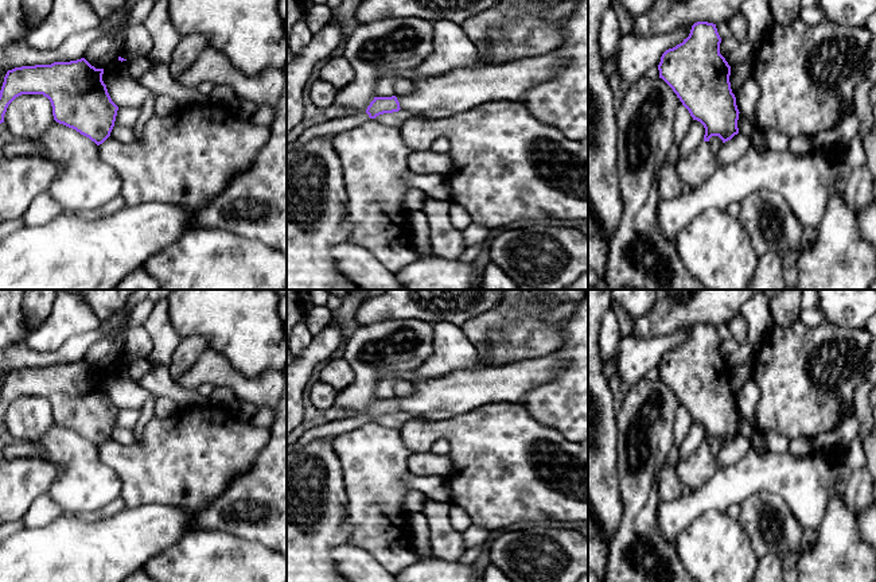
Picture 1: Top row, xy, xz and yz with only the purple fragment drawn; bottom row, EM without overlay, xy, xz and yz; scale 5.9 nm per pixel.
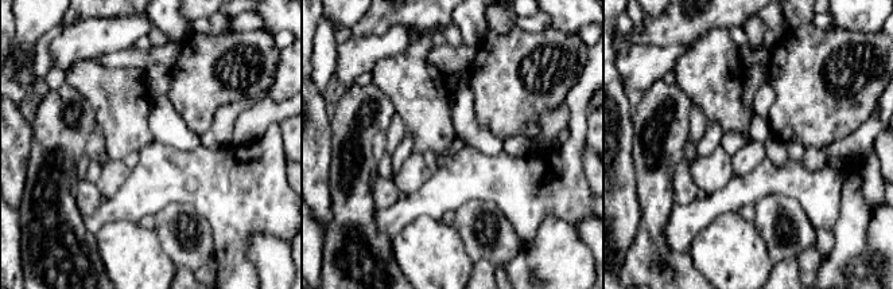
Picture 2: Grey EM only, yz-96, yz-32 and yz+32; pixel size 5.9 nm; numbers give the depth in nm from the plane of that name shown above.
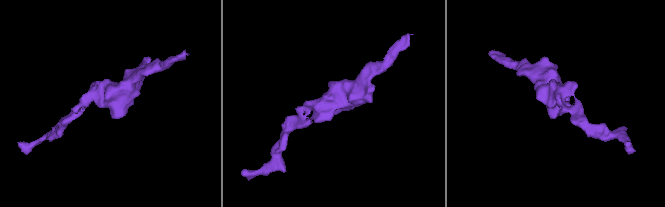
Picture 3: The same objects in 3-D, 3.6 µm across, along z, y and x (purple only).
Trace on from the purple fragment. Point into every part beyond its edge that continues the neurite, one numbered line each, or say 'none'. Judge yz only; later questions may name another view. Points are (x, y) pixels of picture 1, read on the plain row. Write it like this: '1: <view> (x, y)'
none

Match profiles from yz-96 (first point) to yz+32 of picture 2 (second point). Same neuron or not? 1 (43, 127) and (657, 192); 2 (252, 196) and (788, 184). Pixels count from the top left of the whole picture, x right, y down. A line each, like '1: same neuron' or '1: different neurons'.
1: same neuron
2: same neuron

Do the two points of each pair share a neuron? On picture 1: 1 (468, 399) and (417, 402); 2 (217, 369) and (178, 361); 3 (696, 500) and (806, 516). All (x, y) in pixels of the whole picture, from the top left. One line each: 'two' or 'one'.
1: one
2: two
3: one

